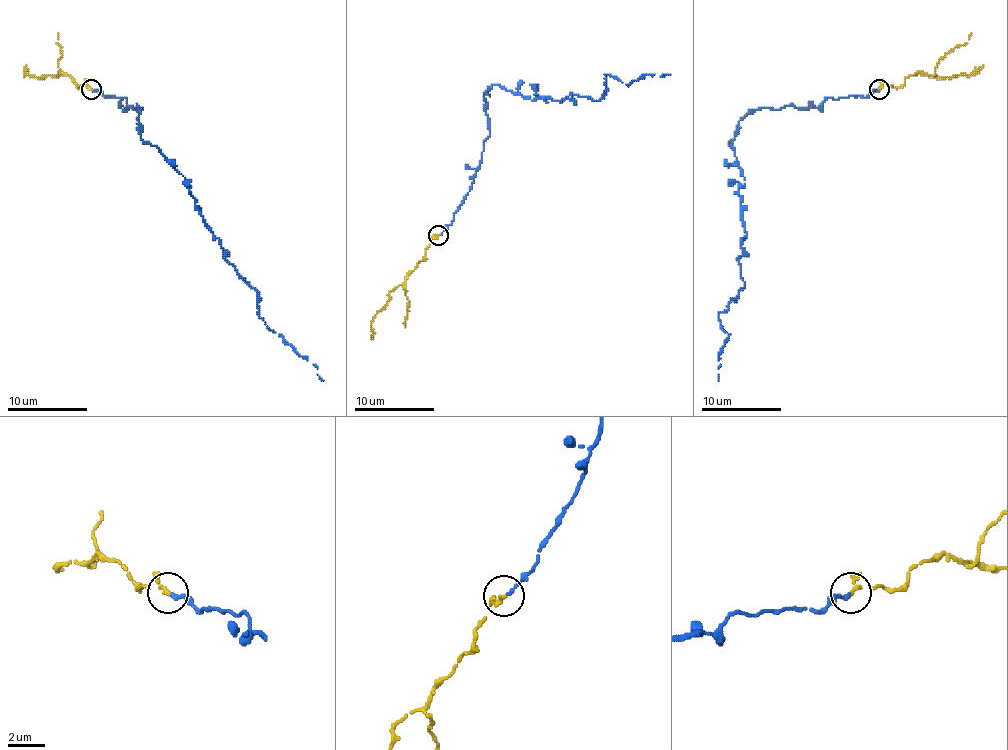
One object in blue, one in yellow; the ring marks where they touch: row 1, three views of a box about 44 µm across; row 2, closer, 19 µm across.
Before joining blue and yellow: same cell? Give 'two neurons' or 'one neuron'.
one neuron

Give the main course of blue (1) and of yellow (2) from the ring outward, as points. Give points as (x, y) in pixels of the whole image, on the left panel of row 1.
1: (92, 89), (142, 109), (138, 131), (185, 177), (205, 226), (259, 296), (259, 316), (323, 380)
2: (90, 89), (78, 87), (70, 75), (64, 73), (42, 77), (24, 75), (26, 65)

